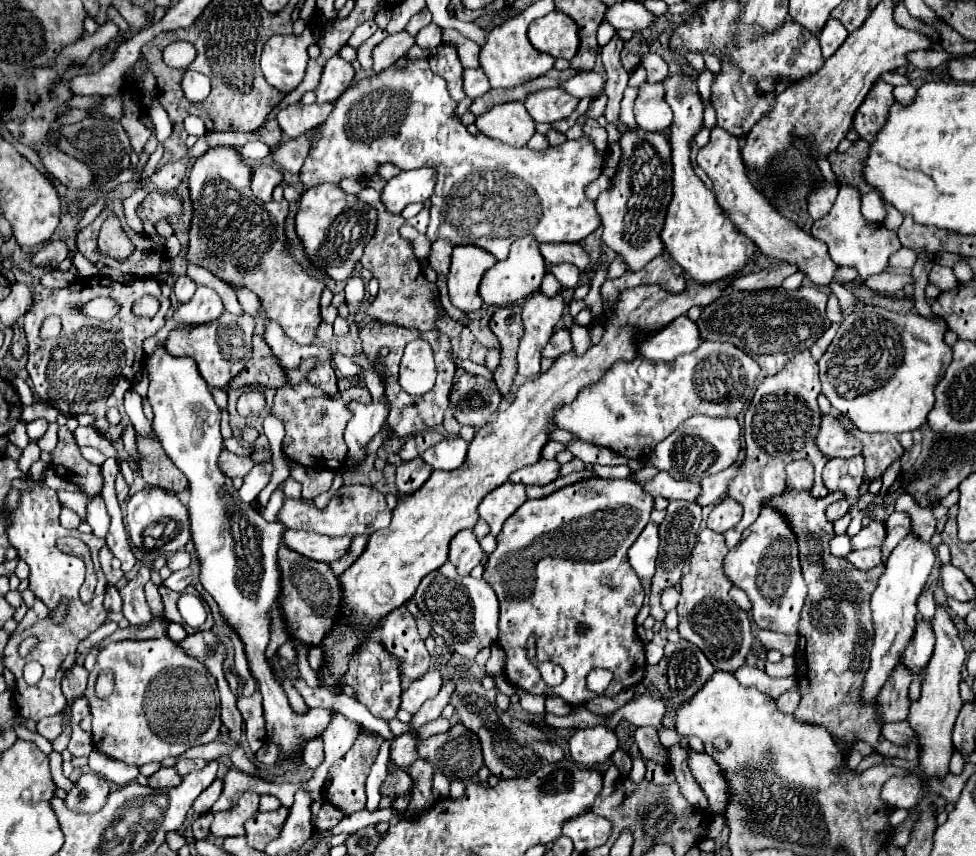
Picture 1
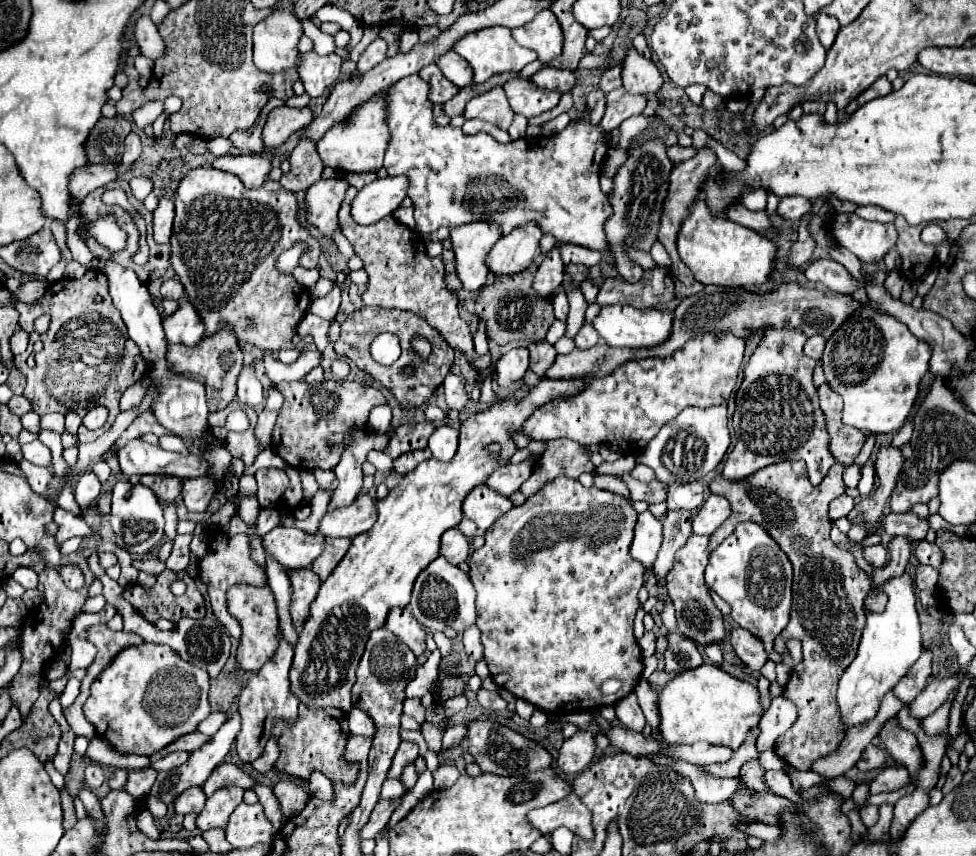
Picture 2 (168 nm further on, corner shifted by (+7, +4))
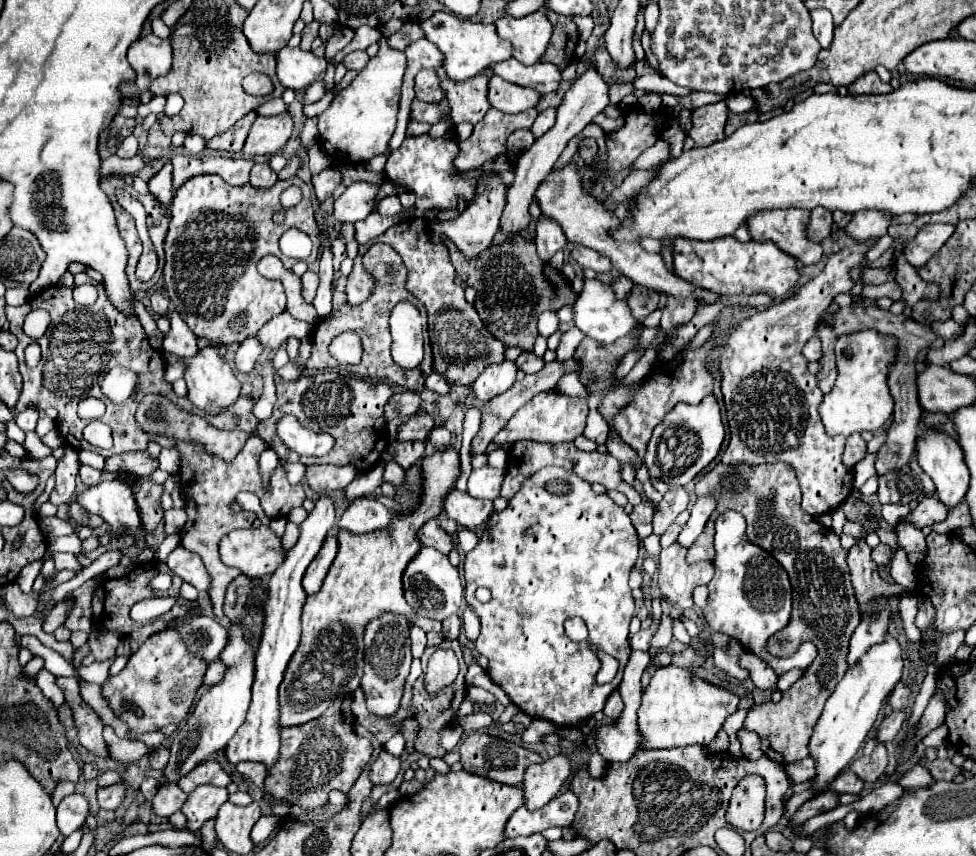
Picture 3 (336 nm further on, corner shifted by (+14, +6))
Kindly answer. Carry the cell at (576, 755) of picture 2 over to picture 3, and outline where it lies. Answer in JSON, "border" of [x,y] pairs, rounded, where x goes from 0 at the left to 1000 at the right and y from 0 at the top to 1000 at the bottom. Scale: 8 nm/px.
{"border":[[[578,880],[568,882],[566,887],[559,887],[551,894],[543,894],[537,905],[537,931],[541,945],[553,945],[564,933],[568,933],[576,919],[576,915],[582,910],[586,901],[584,887]]]}

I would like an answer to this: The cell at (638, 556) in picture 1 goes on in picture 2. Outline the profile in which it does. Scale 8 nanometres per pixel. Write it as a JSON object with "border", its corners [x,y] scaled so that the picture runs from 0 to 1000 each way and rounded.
{"border":[[[665,597],[655,599],[653,613],[651,613],[651,630],[649,630],[649,637],[647,637],[649,653],[657,655],[661,660],[661,665],[667,665],[669,655],[675,646],[677,632],[679,632],[677,609],[671,606]]]}

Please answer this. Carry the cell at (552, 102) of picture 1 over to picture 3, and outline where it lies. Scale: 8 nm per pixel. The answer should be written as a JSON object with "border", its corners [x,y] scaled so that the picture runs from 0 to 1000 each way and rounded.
{"border":[[[506,88],[500,97],[502,123],[514,132],[535,132],[543,125],[549,125],[553,120],[553,113],[555,111],[547,109],[547,104],[514,95],[514,90],[510,88]]]}

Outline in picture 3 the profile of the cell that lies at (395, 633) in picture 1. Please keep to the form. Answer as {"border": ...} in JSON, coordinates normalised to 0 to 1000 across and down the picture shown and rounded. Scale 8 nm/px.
{"border":[[[420,728],[420,756],[424,768],[430,768],[432,761],[436,758],[436,739],[424,728]]]}

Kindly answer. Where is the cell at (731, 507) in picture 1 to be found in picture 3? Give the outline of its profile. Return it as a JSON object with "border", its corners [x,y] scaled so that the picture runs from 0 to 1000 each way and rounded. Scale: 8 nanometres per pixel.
{"border":[[[715,581],[715,585],[709,590],[709,599],[705,611],[701,613],[699,623],[695,625],[695,634],[701,639],[707,639],[711,634],[711,630],[719,623],[723,609],[727,606],[727,602],[732,599],[734,590],[730,581]]]}

